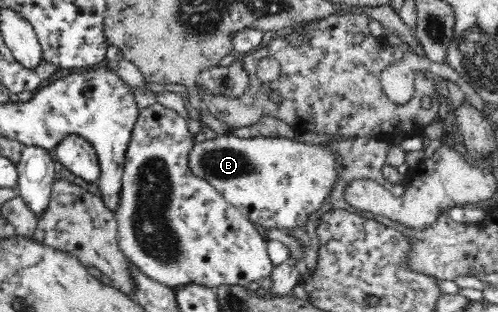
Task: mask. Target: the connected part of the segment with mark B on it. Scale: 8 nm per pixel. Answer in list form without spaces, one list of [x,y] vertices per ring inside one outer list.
[[[235,133],[215,135],[209,140],[195,142],[188,158],[188,167],[194,175],[206,179],[228,203],[241,210],[261,230],[299,228],[312,214],[318,215],[324,200],[335,186],[336,166],[339,166],[339,159],[327,145],[313,145],[285,137],[242,138],[236,137]]]

